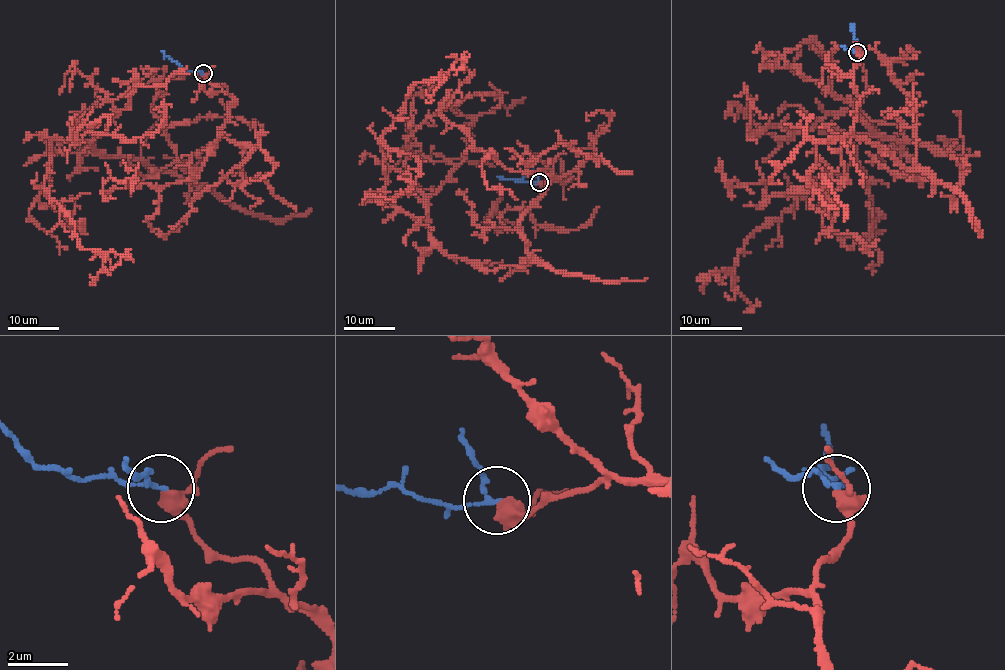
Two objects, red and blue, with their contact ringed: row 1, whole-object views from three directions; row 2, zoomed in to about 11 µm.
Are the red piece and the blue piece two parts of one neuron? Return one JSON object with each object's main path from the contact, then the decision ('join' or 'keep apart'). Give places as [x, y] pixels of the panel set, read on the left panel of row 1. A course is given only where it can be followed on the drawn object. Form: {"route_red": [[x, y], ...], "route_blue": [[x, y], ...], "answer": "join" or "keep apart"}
{"route_red": [[204, 74], [233, 100], [183, 167], [196, 185], [51, 144], [44, 189], [83, 249], [121, 256], [110, 268]], "route_blue": [[204, 73], [183, 71], [164, 55], [163, 50]], "answer": "join"}

